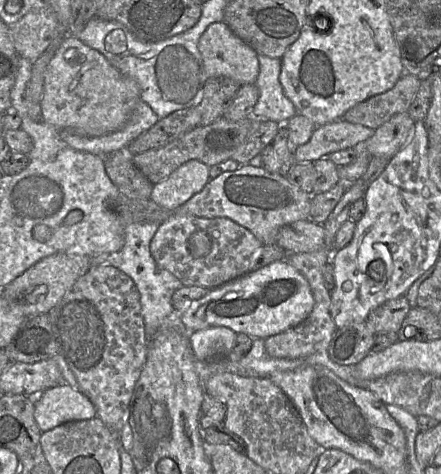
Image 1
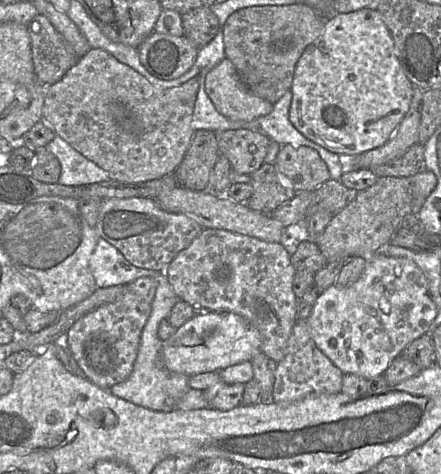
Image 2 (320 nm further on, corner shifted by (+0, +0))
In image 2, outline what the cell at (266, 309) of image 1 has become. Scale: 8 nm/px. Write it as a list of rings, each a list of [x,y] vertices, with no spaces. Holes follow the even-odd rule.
[[[197,312],[176,329],[162,346],[165,367],[171,372],[188,377],[205,372],[218,372],[229,366],[251,361],[260,352],[261,339],[258,331],[232,312]]]

